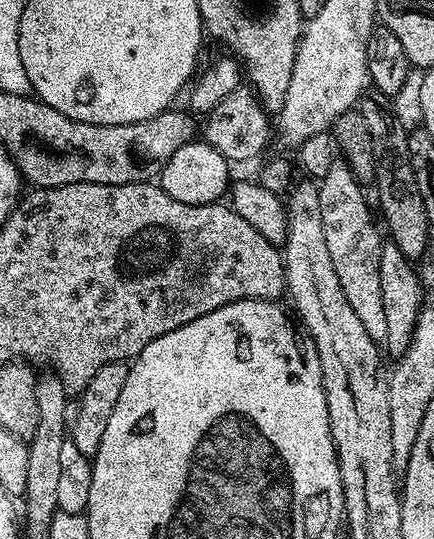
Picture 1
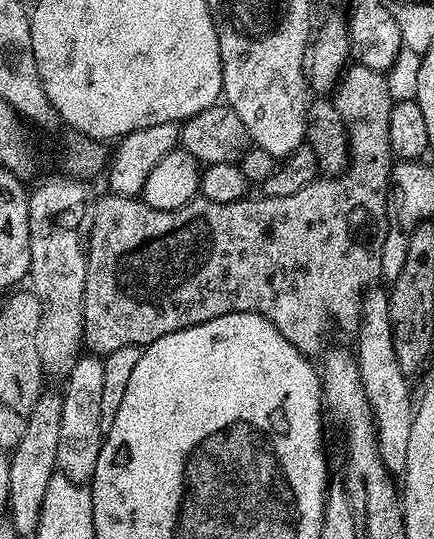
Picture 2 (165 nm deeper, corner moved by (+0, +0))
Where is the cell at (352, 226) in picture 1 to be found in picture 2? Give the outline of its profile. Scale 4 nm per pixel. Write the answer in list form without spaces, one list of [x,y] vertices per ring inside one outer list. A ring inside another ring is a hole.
[[[365,291],[360,301],[360,326],[355,333],[354,351],[358,362],[358,374],[362,382],[362,390],[366,390],[366,402],[372,411],[372,420],[376,424],[376,441],[378,442],[378,454],[382,454],[382,462],[386,470],[393,474],[402,474],[406,470],[406,450],[410,446],[410,426],[414,415],[414,396],[408,389],[409,377],[398,366],[398,358],[394,354],[394,336],[390,334],[390,306],[388,305],[387,291]]]

